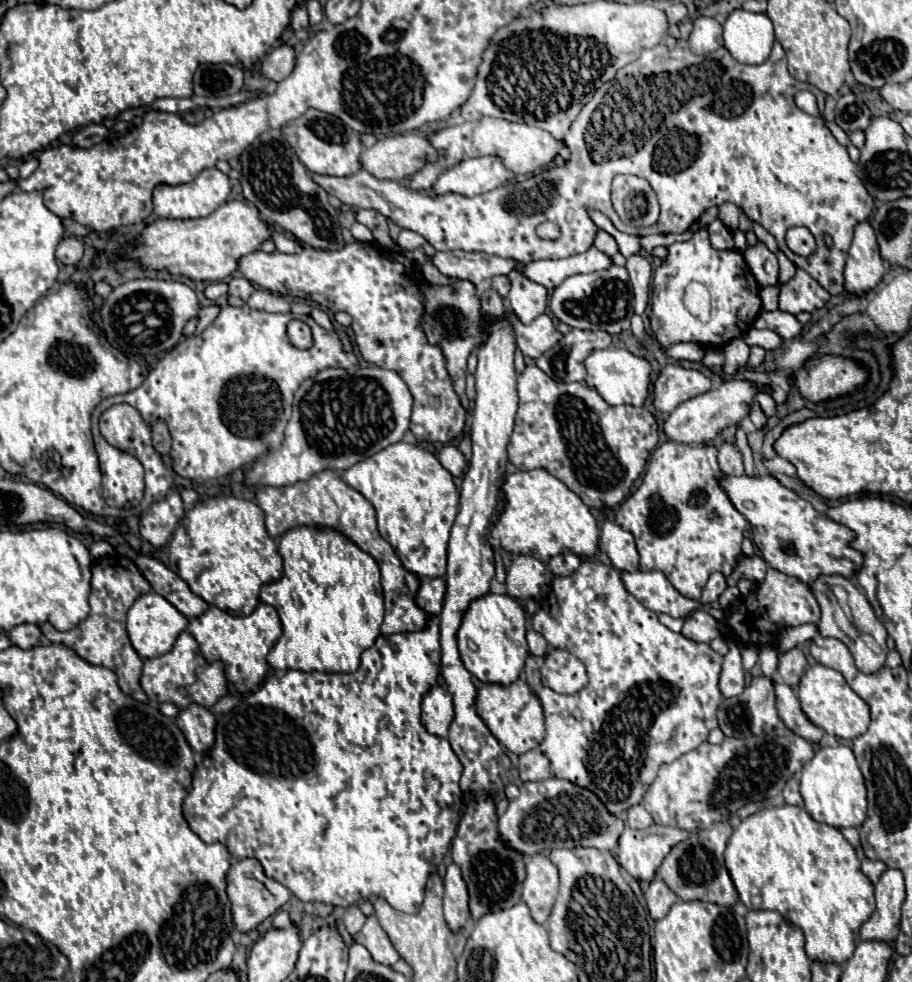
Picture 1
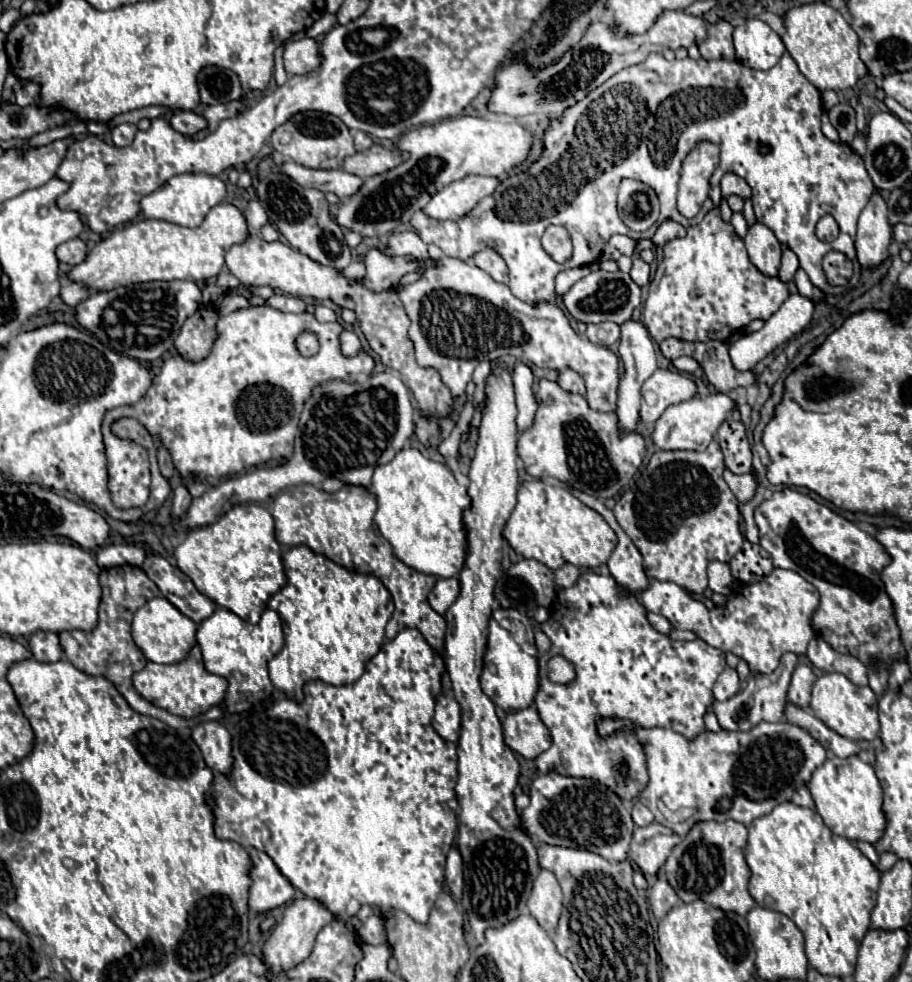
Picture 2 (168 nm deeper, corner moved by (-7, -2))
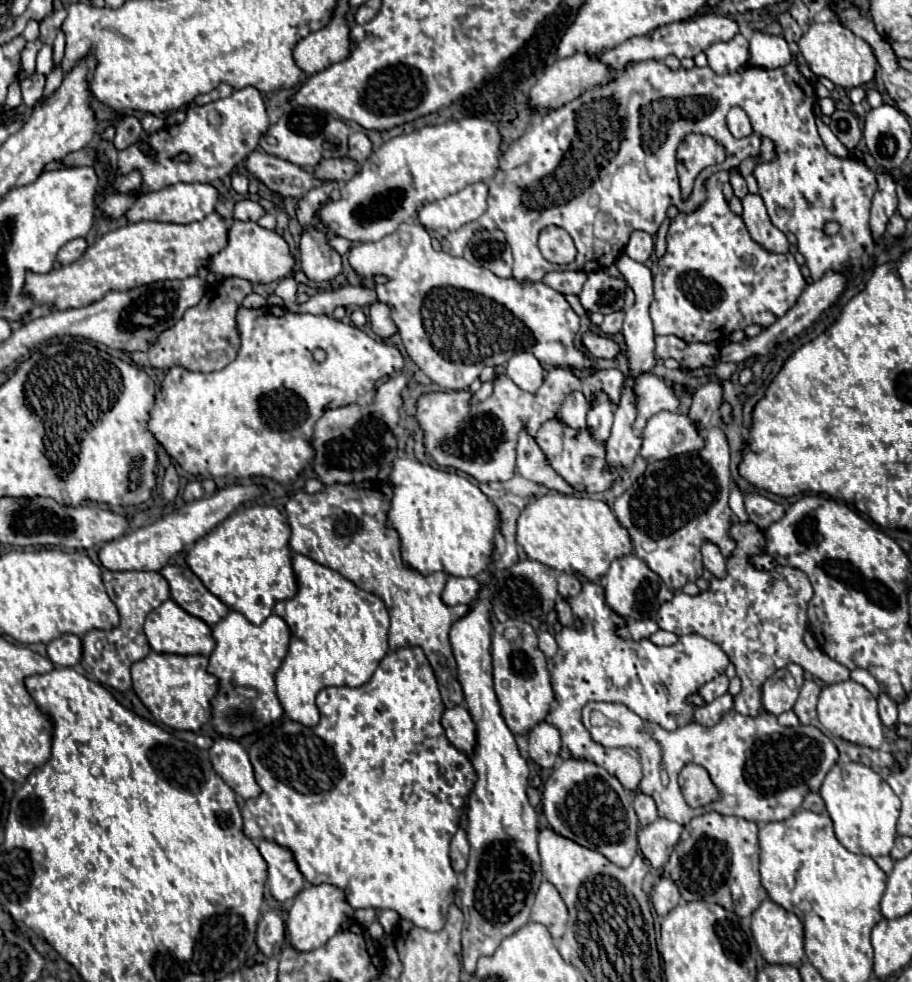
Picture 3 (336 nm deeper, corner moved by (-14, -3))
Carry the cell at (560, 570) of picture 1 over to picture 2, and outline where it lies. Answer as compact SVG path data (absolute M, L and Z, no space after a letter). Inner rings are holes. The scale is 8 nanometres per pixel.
M567 563L567 565L563 565L563 567L559 567L557 571L555 571L555 583L559 585L559 587L571 587L571 585L575 585L575 581L579 579L579 567L577 565L571 565L571 563Z

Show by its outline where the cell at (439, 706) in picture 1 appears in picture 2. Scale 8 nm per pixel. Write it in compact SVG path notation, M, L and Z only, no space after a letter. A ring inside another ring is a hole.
M439 697L433 715L433 729L445 741L457 741L461 729L461 707L453 697Z

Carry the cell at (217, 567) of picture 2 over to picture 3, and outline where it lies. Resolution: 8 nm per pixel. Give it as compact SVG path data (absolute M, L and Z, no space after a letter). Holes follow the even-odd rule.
M255 504L234 512L202 536L188 550L186 562L228 608L240 612L252 624L262 624L272 614L276 602L288 600L298 592L288 540L290 528L286 518L272 505Z

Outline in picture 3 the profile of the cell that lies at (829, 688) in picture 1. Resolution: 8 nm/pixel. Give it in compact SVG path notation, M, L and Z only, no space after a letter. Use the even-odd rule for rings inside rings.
M852 680L830 684L820 692L818 698L818 720L826 732L834 738L842 738L846 742L866 746L866 748L880 748L884 742L884 728L878 718L876 698L862 686Z

